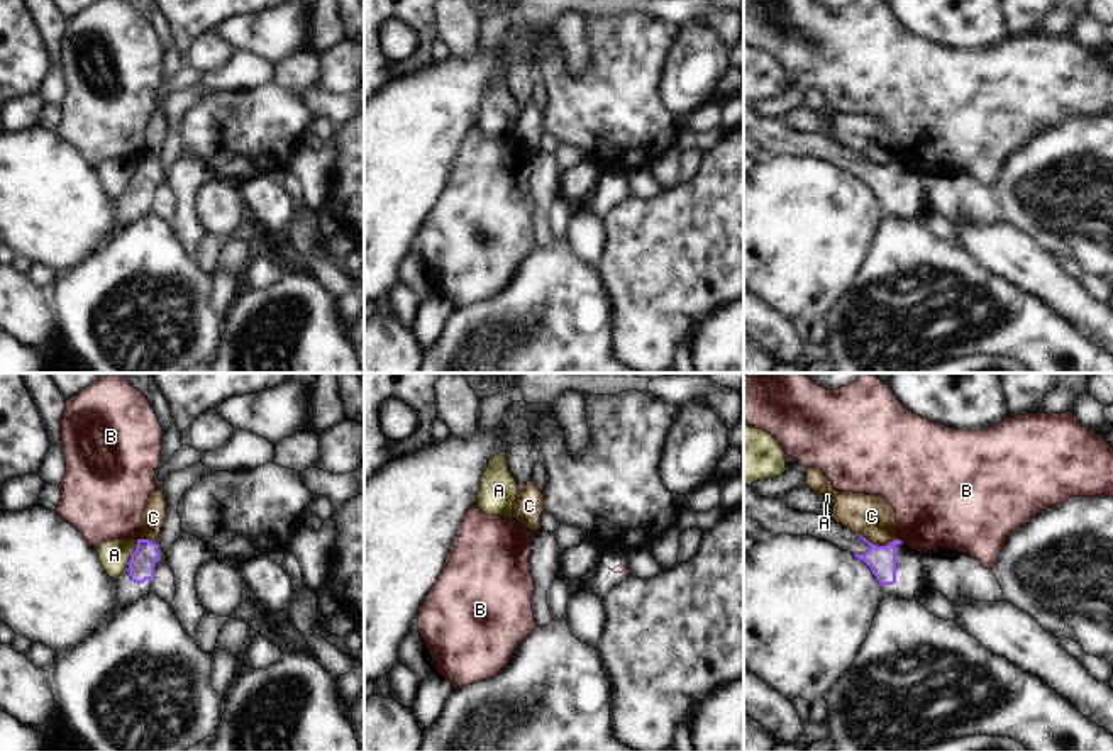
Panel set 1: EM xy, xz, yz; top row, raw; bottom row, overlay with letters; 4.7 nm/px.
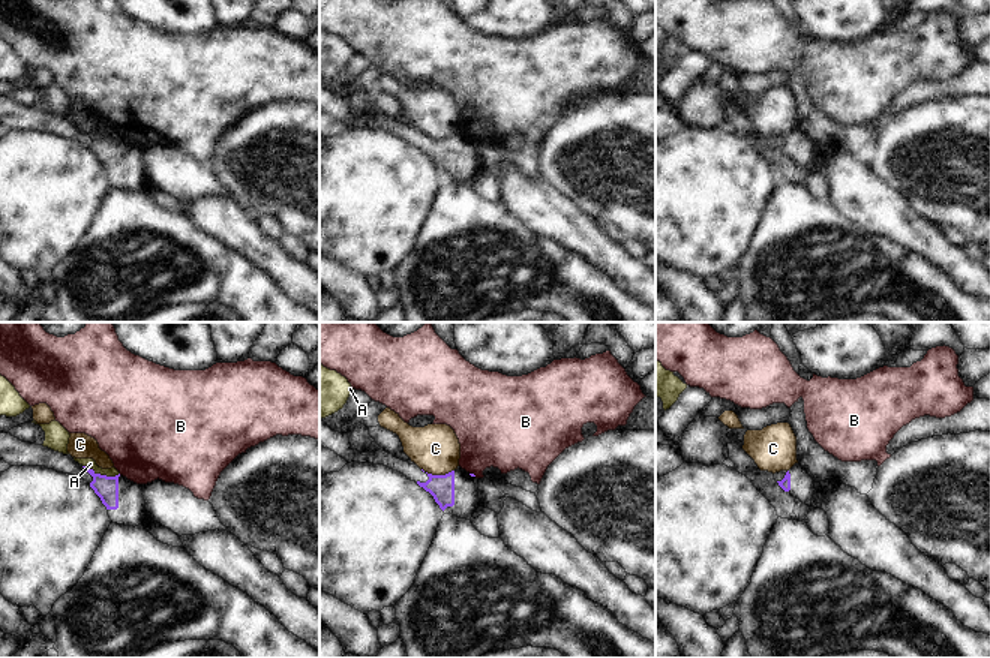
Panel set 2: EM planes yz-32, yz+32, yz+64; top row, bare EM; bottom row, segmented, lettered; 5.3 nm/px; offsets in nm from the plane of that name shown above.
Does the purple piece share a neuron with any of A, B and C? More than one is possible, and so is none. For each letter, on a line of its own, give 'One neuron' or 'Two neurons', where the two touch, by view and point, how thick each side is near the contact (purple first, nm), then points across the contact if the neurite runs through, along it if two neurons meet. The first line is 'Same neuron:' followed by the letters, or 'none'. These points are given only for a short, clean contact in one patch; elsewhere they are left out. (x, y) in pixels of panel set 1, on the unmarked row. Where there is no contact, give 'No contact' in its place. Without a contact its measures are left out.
Same neuron: none
A: Two neurons. Touches purple at xy (132, 173). Thickness 130 nm (purple) against 140 nm. Boundary: xy (138, 161), (126, 183)
B: Two neurons. Touches purple at yz (900, 161). Thickness 140 nm (purple) against 400 nm. Boundary: yz (898, 158), (903, 163)
C: Two neurons. Touches purple at yz (876, 165). Thickness 140 nm (purple) against 200 nm. Boundary: yz (858, 153), (878, 165), (888, 165), (897, 160)

